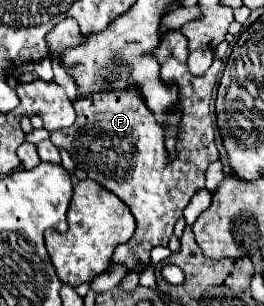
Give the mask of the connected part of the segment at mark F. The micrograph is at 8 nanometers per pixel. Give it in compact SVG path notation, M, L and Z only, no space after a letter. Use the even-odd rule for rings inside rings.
M167 31L155 55L161 63L161 77L167 83L177 83L181 97L179 105L183 111L183 121L181 137L177 141L177 157L173 161L169 161L165 151L163 129L135 89L107 91L95 97L77 99L73 103L77 121L69 129L51 133L53 145L65 149L89 179L101 183L131 209L137 221L137 231L125 247L117 247L113 253L113 265L125 265L127 273L133 273L139 265L141 271L151 267L149 251L157 245L167 247L175 221L183 215L183 209L191 197L205 187L207 167L219 159L213 141L209 103L213 85L223 69L223 61L214 59L202 77L191 75L187 69L187 37L181 35L181 31Z

